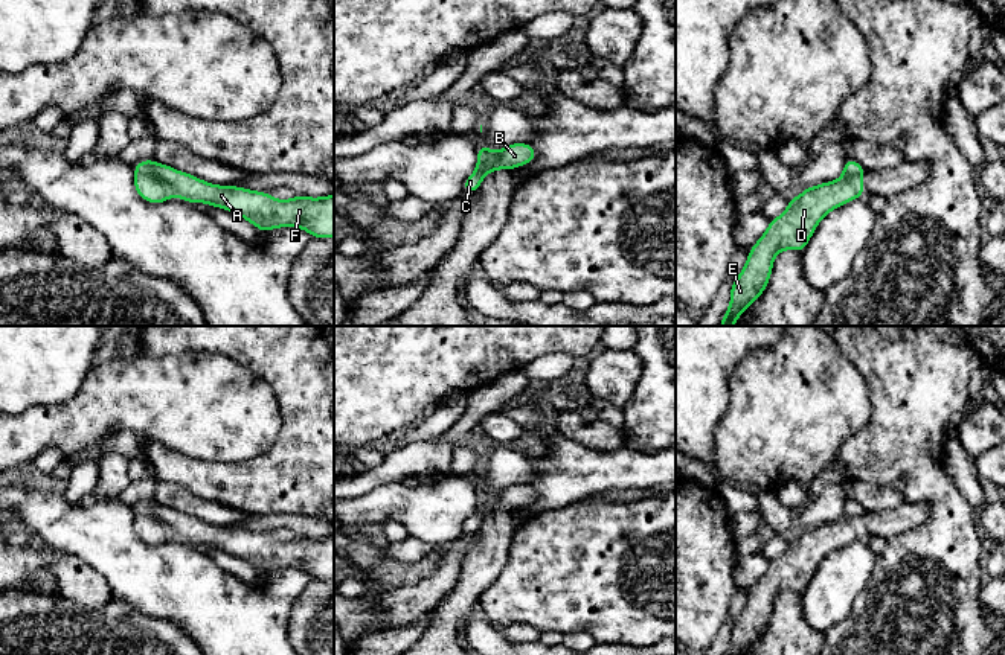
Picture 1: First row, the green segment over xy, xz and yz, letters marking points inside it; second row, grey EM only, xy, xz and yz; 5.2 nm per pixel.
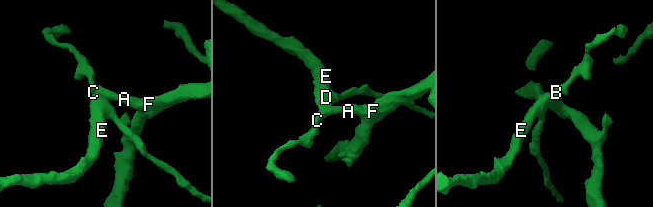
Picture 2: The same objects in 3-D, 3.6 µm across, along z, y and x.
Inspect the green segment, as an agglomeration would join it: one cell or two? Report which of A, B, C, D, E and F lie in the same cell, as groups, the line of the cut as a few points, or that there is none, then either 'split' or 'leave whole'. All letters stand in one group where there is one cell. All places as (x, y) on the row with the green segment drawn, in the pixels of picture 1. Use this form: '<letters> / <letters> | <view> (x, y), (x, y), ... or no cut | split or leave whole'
A B C F / D E | xy (136, 172), (154, 174), (173, 195) | split

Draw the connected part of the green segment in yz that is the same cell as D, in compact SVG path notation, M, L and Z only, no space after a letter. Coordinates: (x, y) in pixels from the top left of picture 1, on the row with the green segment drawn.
M842 175L834 181L805 187L788 201L785 212L770 219L767 230L749 251L747 260L730 285L730 303L720 326L734 326L744 309L764 292L773 260L782 250L802 253L817 224L831 210L865 196L862 177Z

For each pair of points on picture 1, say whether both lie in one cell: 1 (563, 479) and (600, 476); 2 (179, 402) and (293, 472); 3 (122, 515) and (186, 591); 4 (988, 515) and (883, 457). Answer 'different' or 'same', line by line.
1: same
2: different
3: same
4: different

